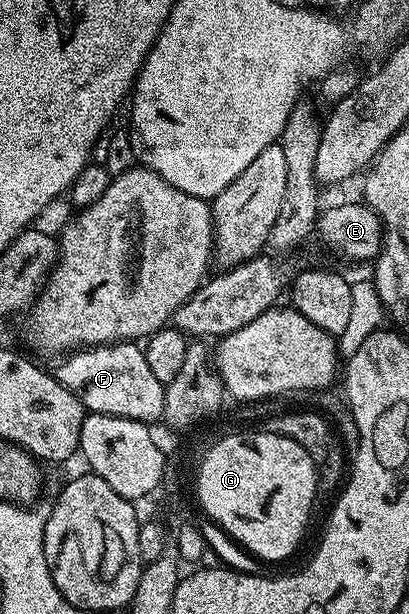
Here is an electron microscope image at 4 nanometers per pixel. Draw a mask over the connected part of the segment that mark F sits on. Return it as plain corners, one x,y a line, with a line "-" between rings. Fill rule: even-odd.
122,341
120,343
102,343
100,347
87,347
79,351
66,354
65,359
55,368
57,380
67,389
79,397
79,401
85,406
86,412
95,415
114,415
124,419
134,419
142,425
153,425
163,416
163,397
165,396
165,384
160,383
147,365
147,357
144,350
136,342

